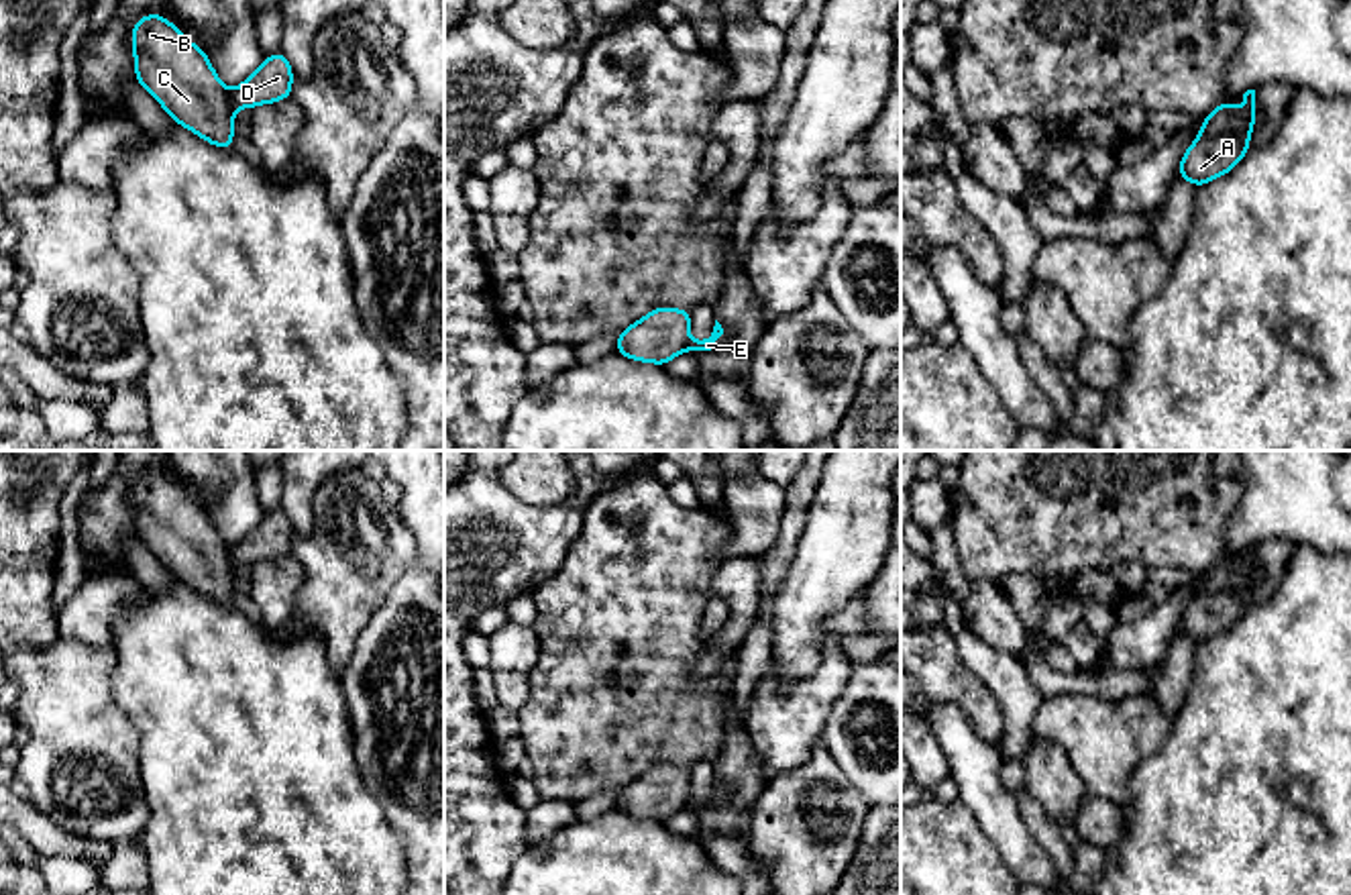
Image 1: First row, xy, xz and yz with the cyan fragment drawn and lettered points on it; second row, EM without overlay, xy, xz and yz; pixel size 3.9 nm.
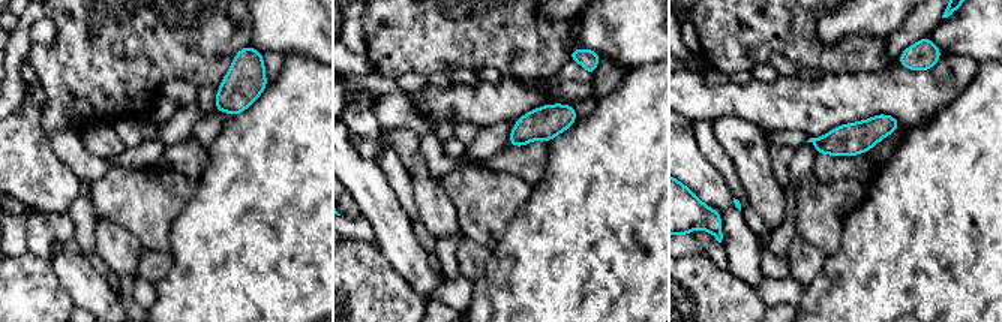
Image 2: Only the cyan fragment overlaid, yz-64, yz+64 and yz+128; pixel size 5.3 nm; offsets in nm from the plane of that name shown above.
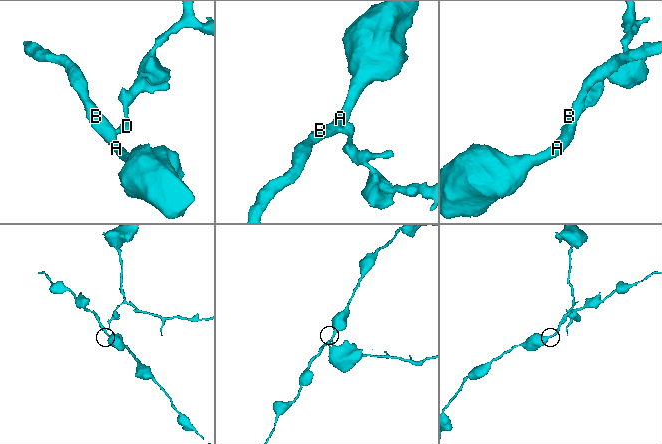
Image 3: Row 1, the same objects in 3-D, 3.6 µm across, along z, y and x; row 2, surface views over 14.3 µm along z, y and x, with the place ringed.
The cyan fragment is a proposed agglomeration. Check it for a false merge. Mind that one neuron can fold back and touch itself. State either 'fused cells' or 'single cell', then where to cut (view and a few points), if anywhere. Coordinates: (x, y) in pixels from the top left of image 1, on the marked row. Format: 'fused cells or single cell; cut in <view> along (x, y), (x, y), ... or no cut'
fused cells; cut in xy along (229, 90), (235, 107)

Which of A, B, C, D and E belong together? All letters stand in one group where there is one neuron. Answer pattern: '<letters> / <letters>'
A B C / D E

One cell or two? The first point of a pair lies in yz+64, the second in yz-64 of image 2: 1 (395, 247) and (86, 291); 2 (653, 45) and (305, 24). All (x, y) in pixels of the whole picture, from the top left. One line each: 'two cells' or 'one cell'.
1: one cell
2: one cell

